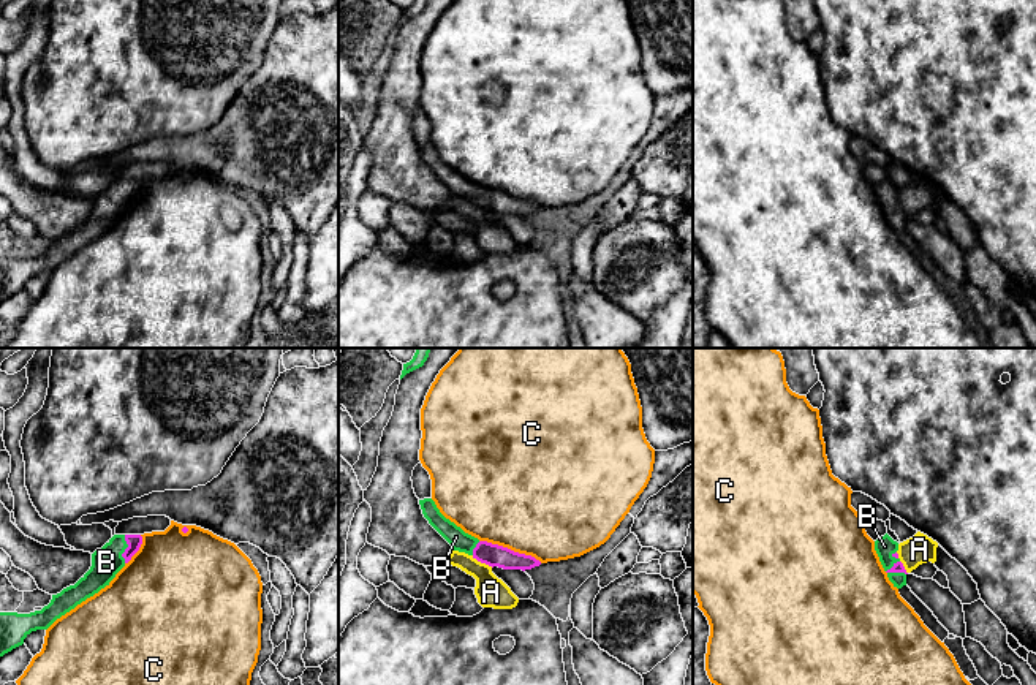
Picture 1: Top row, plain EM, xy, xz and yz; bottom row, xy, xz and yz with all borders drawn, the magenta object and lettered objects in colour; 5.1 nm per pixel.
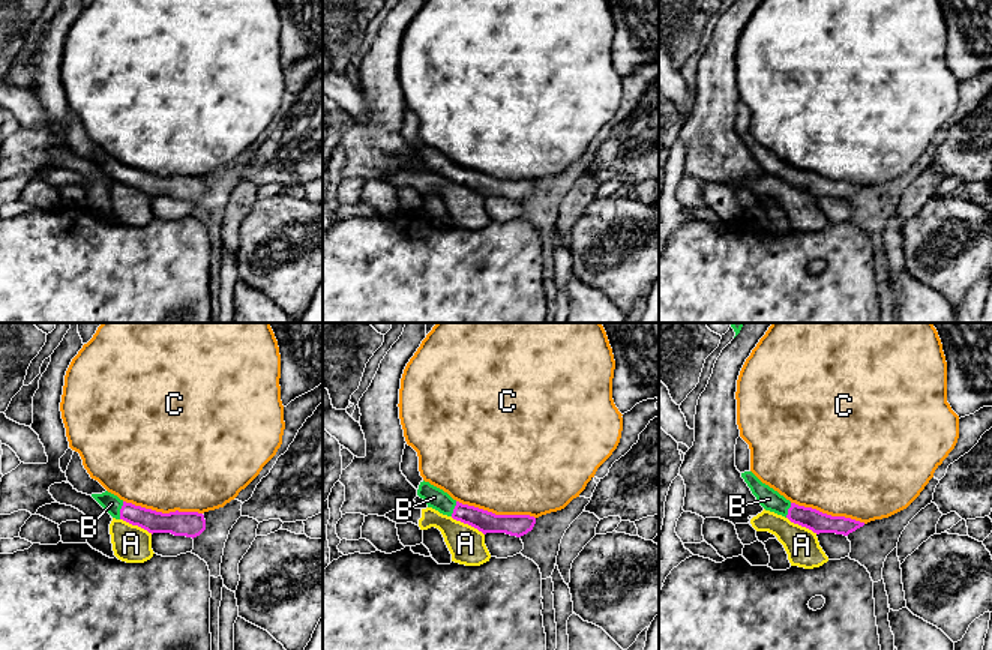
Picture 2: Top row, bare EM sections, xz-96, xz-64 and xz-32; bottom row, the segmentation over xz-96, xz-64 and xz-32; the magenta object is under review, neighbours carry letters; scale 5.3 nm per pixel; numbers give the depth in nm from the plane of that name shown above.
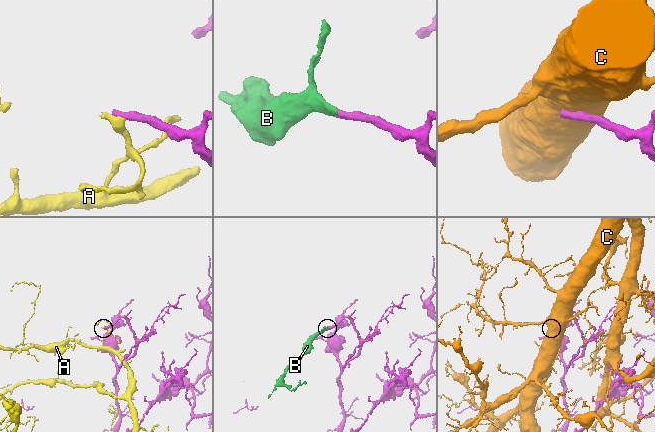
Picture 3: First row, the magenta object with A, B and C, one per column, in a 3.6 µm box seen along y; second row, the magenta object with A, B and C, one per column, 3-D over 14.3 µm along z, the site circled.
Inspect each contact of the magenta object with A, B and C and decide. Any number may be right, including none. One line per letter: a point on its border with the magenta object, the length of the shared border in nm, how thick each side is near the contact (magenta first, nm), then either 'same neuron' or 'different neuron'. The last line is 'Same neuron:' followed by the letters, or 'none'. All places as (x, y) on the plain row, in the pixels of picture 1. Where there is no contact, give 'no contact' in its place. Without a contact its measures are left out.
A: meets magenta in xz at (483, 208); contact 130 nm long; 110 nm thick on the magenta side, 160 nm on the other; different neuron
B: meets magenta in xy at (125, 195); contact 140 nm long; 70 nm thick on the magenta side, 160 nm on the other; same neuron
C: meets magenta in xz at (510, 195); contact 340 nm long; 110 nm thick on the magenta side, 500 nm on the other; different neuron
Same neuron: B

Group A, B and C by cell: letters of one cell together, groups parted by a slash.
A / B / C

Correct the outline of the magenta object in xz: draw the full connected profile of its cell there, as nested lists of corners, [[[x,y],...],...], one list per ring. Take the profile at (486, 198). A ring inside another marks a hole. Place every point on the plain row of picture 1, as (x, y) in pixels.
[[[432,144],[419,146],[419,150],[429,169],[451,190],[454,196],[465,198],[492,214],[498,212],[503,215],[525,217],[541,210],[541,207],[531,201],[519,199],[487,187],[479,187],[478,184],[465,179],[440,158]]]

